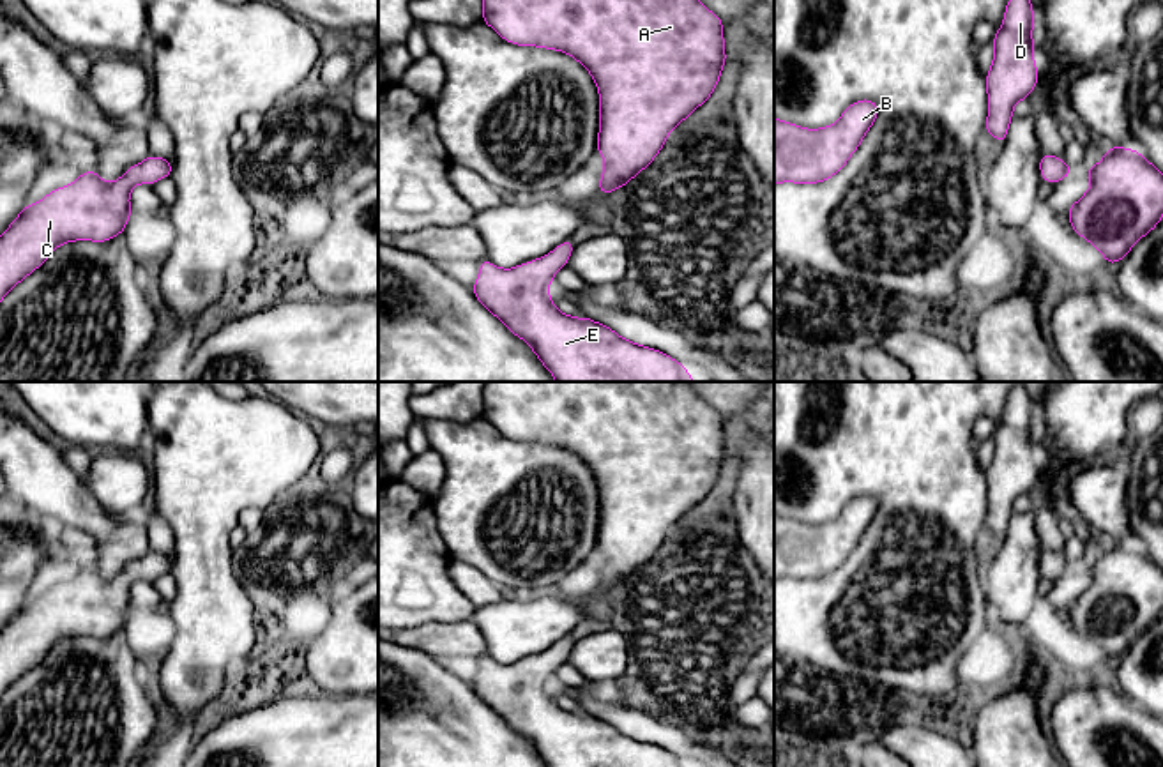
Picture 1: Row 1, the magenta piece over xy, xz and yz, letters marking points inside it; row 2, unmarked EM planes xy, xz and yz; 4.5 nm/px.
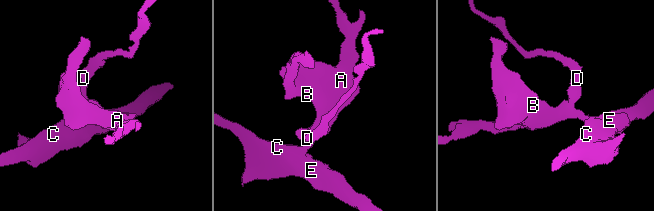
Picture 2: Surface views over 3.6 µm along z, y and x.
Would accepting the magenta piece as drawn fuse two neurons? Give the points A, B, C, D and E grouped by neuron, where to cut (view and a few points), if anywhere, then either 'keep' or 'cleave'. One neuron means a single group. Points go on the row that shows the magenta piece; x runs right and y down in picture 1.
groups A B C D E; cut none; keep

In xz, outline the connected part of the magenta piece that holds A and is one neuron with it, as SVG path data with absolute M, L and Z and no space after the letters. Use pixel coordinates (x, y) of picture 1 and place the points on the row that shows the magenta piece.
M483 0L483 21L511 44L564 51L590 72L599 92L596 150L604 159L599 194L626 186L654 161L668 134L711 97L726 64L723 21L700 0Z

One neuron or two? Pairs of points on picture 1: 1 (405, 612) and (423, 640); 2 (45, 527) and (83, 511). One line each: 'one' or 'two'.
1: two
2: two

